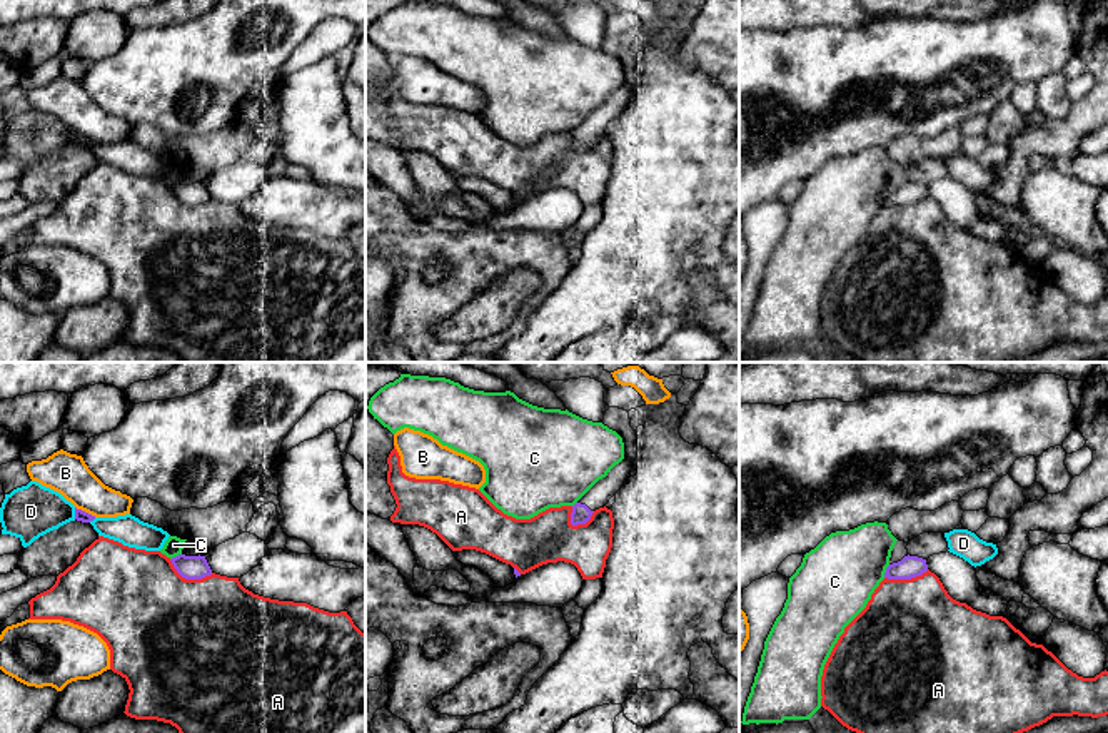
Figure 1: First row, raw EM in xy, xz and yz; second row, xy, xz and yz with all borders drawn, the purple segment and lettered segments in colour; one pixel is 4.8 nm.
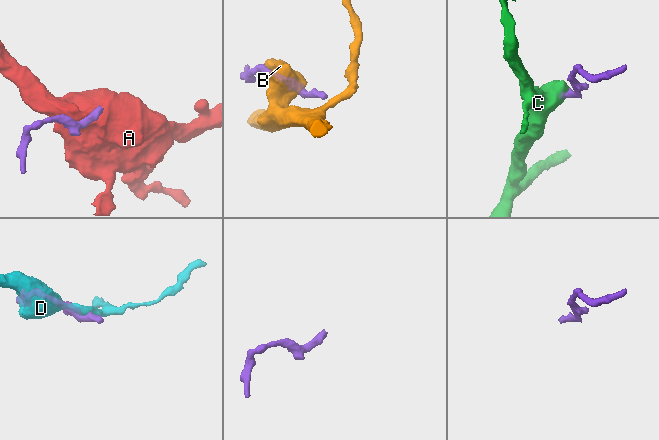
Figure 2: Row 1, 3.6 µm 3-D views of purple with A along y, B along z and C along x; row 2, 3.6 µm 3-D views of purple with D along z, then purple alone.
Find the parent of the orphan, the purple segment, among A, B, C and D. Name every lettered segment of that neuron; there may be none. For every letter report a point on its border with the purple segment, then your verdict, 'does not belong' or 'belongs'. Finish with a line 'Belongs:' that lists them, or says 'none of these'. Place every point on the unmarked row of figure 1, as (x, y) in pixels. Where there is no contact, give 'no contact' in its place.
A: meets purple in xy at (189, 204); does not belong
B: meets purple in xy at (84, 137); does not belong
C: meets purple in yz at (886, 197); does not belong
D: meets purple in xy at (75, 139); does not belong
Belongs: none of these

